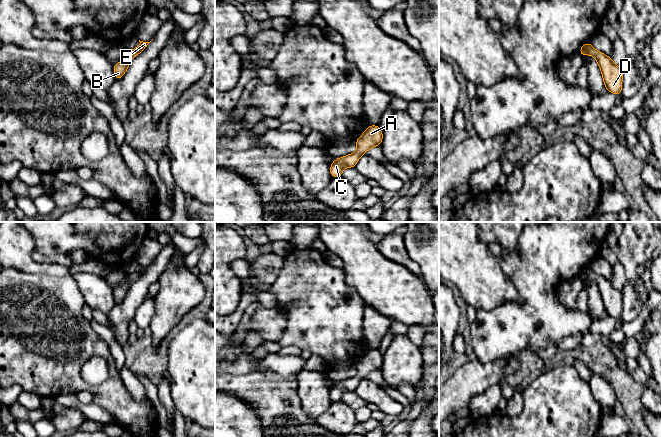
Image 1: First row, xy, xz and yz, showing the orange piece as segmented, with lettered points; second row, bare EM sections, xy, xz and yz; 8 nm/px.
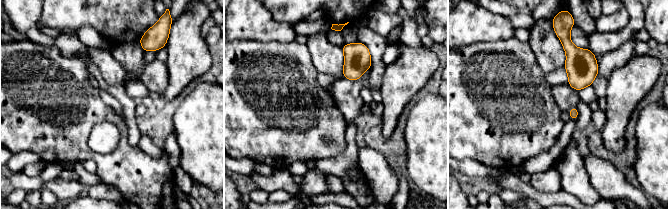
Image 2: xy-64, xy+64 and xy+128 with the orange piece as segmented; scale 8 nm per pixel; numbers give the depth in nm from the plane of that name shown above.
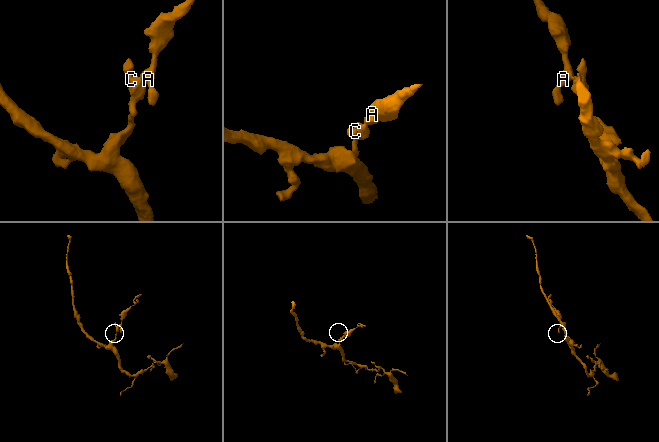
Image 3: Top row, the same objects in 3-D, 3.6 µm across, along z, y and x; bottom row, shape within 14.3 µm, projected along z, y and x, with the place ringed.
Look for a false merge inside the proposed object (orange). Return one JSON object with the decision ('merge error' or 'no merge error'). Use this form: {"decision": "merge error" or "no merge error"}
{"decision": "no merge error"}

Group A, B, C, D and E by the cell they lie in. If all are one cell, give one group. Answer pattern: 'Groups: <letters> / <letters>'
Groups: A B C D E

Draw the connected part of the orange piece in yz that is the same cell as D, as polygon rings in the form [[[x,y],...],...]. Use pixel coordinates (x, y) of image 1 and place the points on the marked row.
[[[591,41],[583,44],[578,52],[582,57],[590,54],[596,59],[602,73],[604,86],[608,92],[618,96],[622,94],[622,66],[616,65],[611,57],[595,50]]]

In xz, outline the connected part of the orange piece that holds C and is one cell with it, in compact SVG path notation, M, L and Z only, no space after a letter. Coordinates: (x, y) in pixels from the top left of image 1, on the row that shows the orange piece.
M369 125L360 138L355 139L357 150L344 157L335 158L330 166L332 178L341 178L344 168L355 168L359 158L370 148L380 146L383 140L383 132L379 125Z

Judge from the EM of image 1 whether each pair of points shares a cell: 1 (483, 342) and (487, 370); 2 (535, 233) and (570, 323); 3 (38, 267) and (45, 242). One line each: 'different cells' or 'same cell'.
1: different cells
2: same cell
3: different cells

